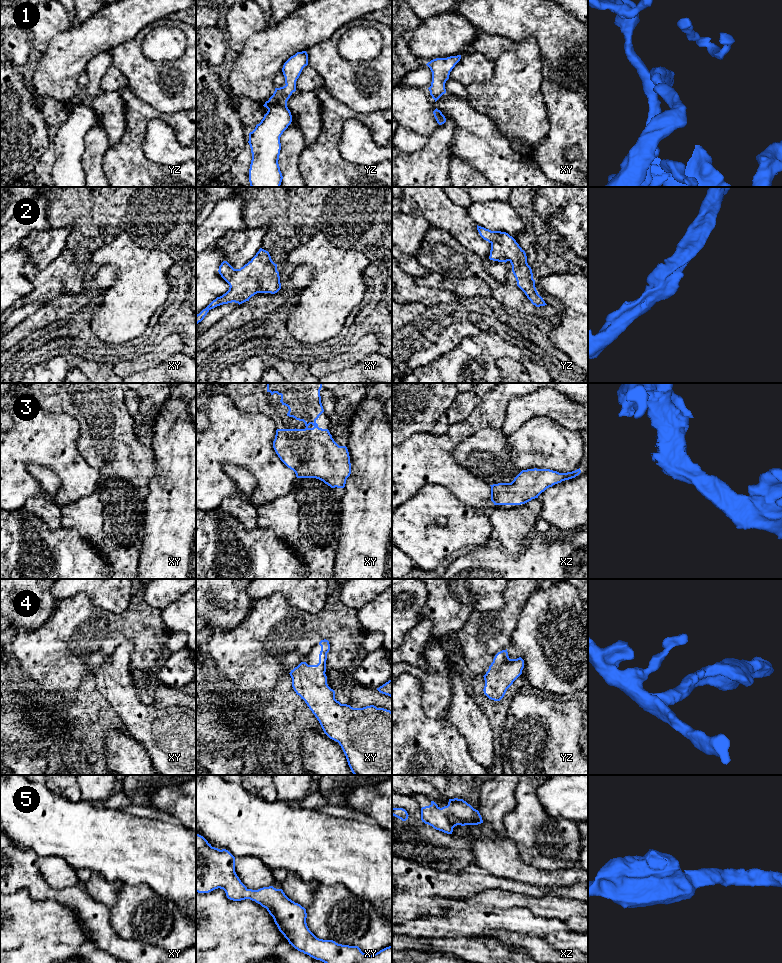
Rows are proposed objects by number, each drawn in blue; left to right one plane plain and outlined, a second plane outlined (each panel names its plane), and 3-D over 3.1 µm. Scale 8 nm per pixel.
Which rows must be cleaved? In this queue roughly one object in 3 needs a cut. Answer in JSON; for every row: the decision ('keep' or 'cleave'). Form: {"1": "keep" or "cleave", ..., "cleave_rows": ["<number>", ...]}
{"1": "keep", "2": "keep", "3": "keep", "4": "keep", "5": "keep", "cleave_rows": []}

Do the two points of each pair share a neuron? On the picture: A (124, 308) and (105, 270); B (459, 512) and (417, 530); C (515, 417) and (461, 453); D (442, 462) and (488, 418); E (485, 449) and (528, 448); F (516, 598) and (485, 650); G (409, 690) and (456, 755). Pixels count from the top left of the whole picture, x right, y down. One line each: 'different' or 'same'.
A: different
B: same
C: different
D: same
E: different
F: same
G: same

